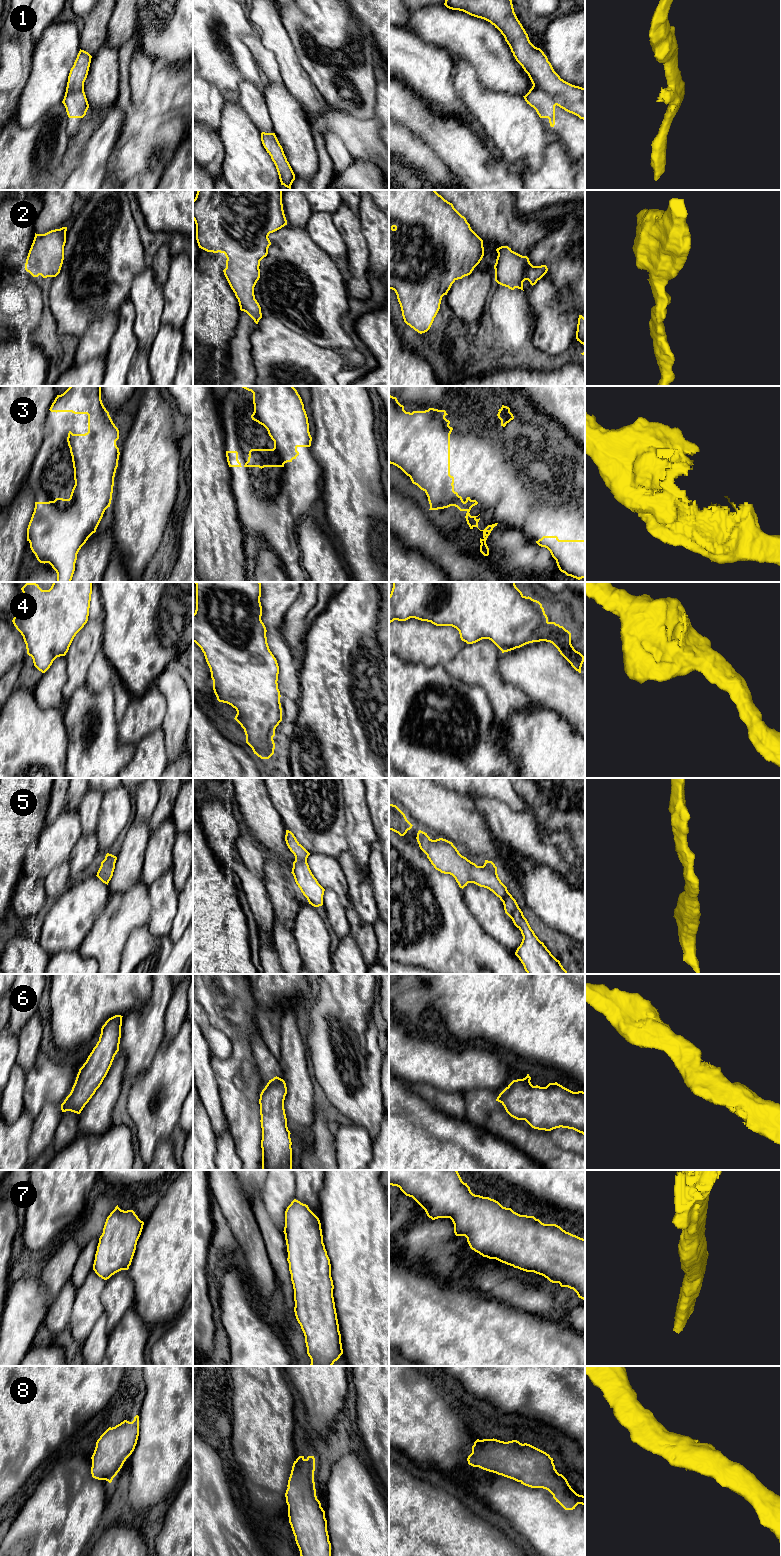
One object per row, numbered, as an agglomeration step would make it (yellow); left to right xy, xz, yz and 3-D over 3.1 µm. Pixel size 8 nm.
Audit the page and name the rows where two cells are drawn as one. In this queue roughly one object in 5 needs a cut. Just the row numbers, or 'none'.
none

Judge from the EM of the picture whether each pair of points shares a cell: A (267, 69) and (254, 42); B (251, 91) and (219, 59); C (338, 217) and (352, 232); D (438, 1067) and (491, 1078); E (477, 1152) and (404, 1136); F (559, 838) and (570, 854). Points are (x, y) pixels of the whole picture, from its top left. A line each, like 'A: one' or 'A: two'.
A: one
B: two
C: one
D: one
E: one
F: one

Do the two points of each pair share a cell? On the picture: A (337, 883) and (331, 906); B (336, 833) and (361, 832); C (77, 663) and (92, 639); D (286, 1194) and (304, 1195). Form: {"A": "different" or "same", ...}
{"A": "different", "B": "different", "C": "same", "D": "different"}

